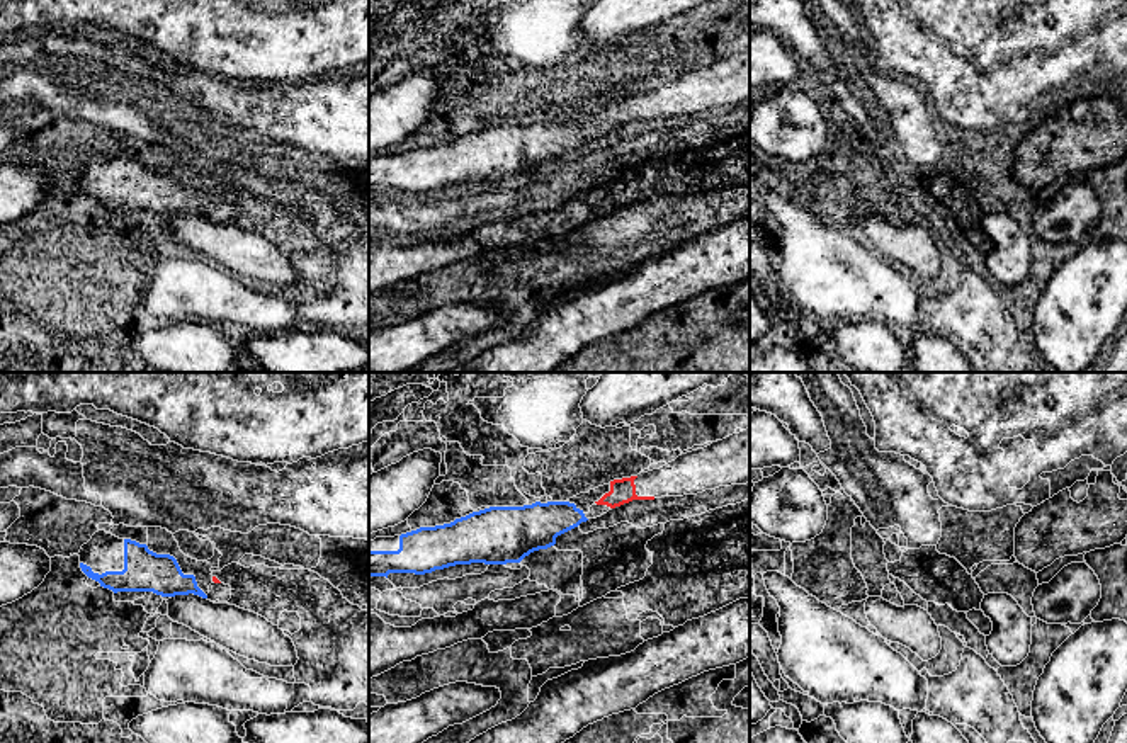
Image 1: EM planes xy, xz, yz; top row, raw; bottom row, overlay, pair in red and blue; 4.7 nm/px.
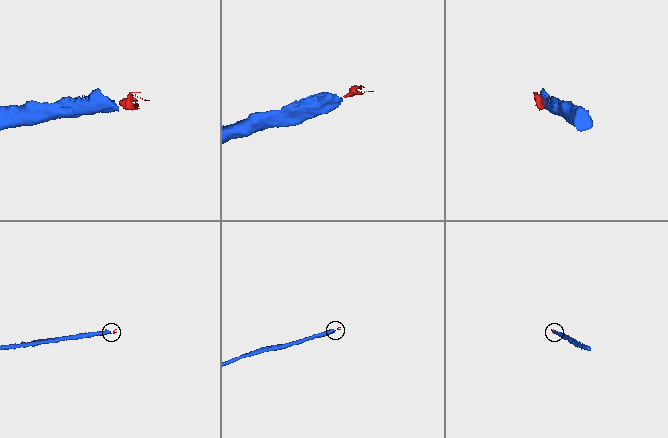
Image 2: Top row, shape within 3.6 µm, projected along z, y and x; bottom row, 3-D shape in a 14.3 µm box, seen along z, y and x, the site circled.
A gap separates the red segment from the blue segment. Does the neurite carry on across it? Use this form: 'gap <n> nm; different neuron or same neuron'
gap 80 nm; same neuron

